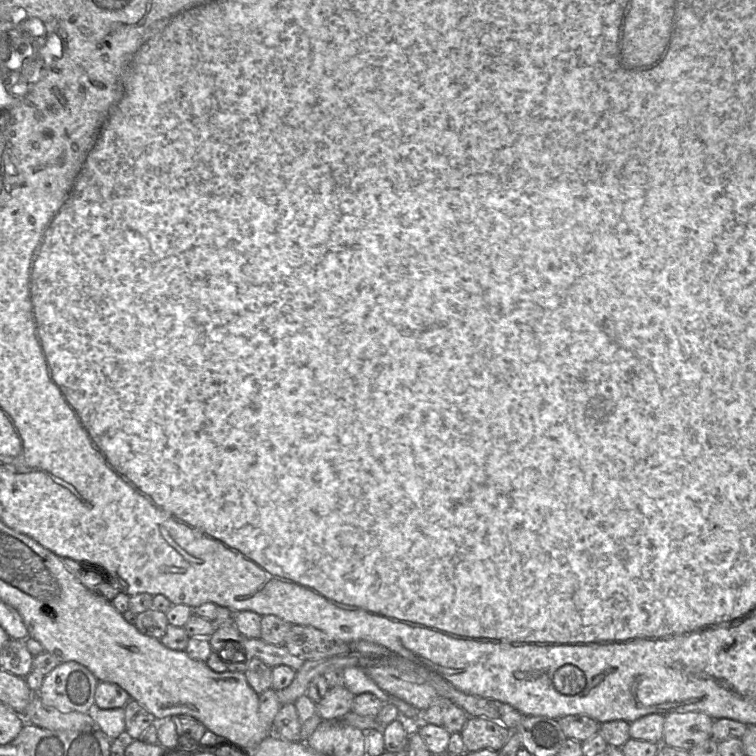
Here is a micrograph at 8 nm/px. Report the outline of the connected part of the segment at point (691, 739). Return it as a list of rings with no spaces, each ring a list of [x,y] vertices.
[[[701,712],[665,715],[661,745],[689,751],[711,738],[714,719]]]

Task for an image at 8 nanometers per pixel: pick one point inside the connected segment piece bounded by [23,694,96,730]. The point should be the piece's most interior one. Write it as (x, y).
(38, 713)

